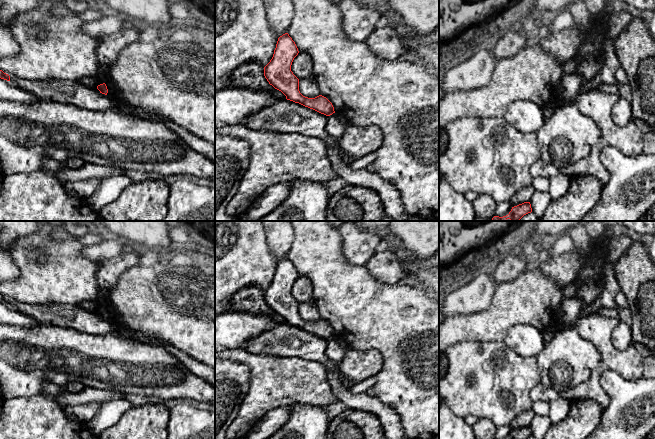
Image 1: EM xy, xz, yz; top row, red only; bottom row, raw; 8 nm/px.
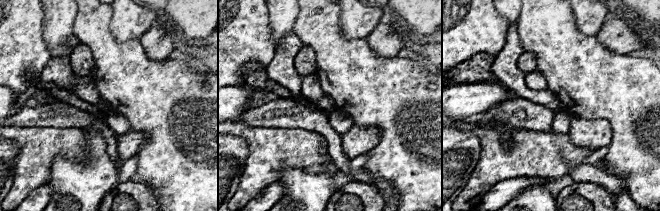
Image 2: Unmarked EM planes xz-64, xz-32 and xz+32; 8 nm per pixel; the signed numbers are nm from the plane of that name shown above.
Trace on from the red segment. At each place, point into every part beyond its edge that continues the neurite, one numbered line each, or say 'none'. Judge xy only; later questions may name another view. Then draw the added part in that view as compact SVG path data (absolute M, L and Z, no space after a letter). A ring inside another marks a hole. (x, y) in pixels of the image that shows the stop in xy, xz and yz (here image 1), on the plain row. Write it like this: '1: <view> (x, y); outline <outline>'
none

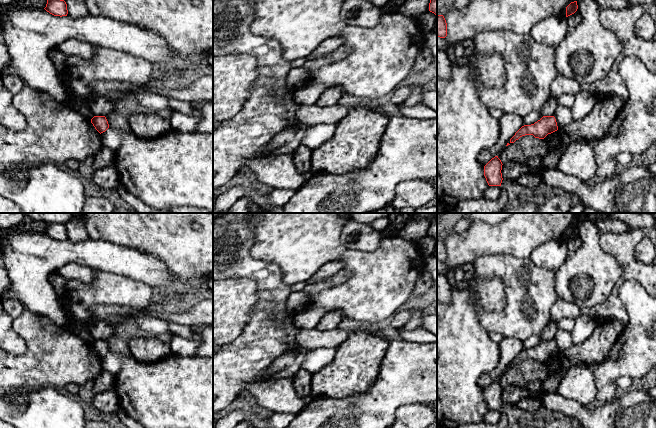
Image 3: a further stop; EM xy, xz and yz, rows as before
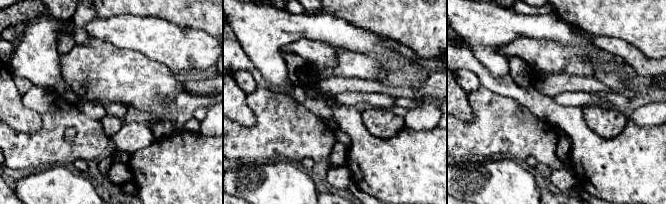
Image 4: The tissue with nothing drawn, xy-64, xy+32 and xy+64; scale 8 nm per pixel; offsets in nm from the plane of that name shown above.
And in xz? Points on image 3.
none

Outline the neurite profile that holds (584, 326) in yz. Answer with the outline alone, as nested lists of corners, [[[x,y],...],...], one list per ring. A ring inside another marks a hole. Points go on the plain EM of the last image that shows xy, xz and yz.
[[[582,312],[575,318],[575,325],[571,331],[573,344],[585,342],[594,332],[596,319]]]

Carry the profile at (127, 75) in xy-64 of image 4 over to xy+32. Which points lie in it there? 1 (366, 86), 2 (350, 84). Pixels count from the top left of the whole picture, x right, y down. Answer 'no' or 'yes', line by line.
1: no
2: no

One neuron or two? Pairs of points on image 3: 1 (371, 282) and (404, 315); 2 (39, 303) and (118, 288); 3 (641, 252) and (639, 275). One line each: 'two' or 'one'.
1: two
2: two
3: two

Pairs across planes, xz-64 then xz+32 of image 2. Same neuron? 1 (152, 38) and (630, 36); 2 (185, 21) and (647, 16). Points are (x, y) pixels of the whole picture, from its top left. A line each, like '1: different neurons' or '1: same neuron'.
1: same neuron
2: same neuron

